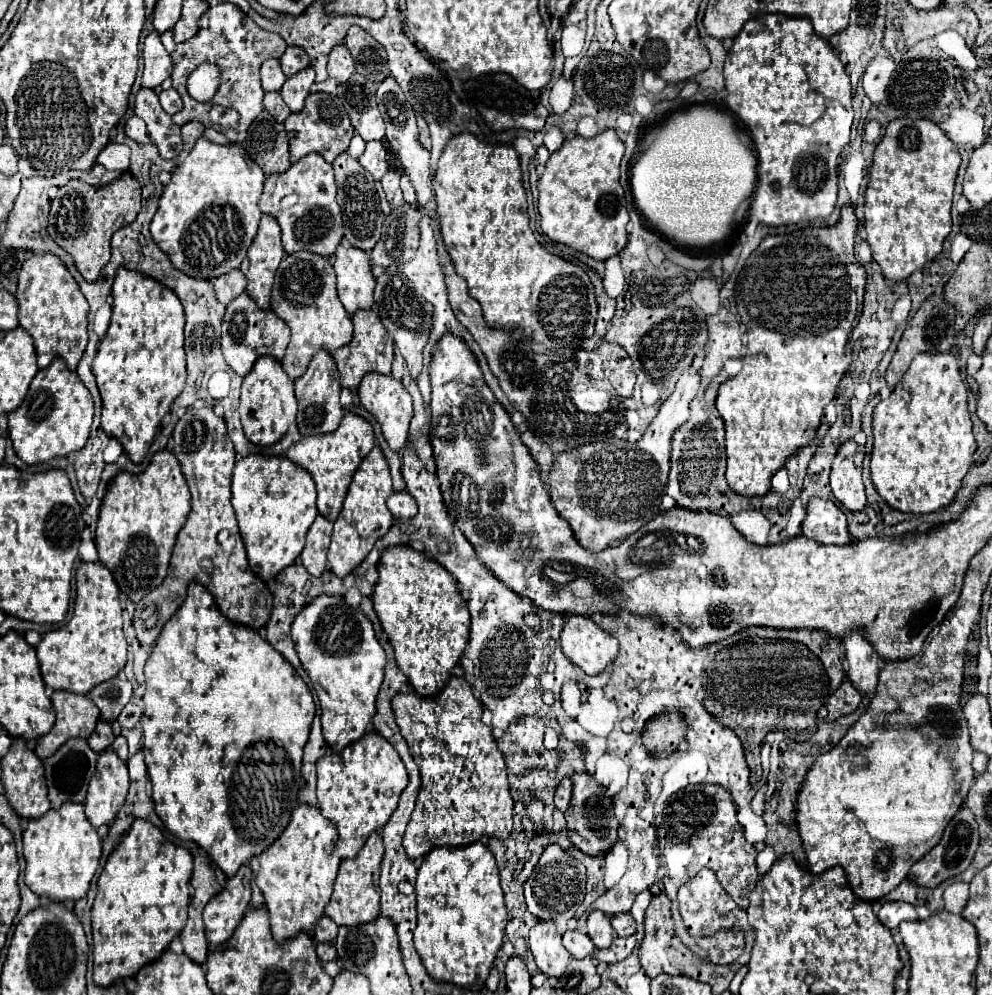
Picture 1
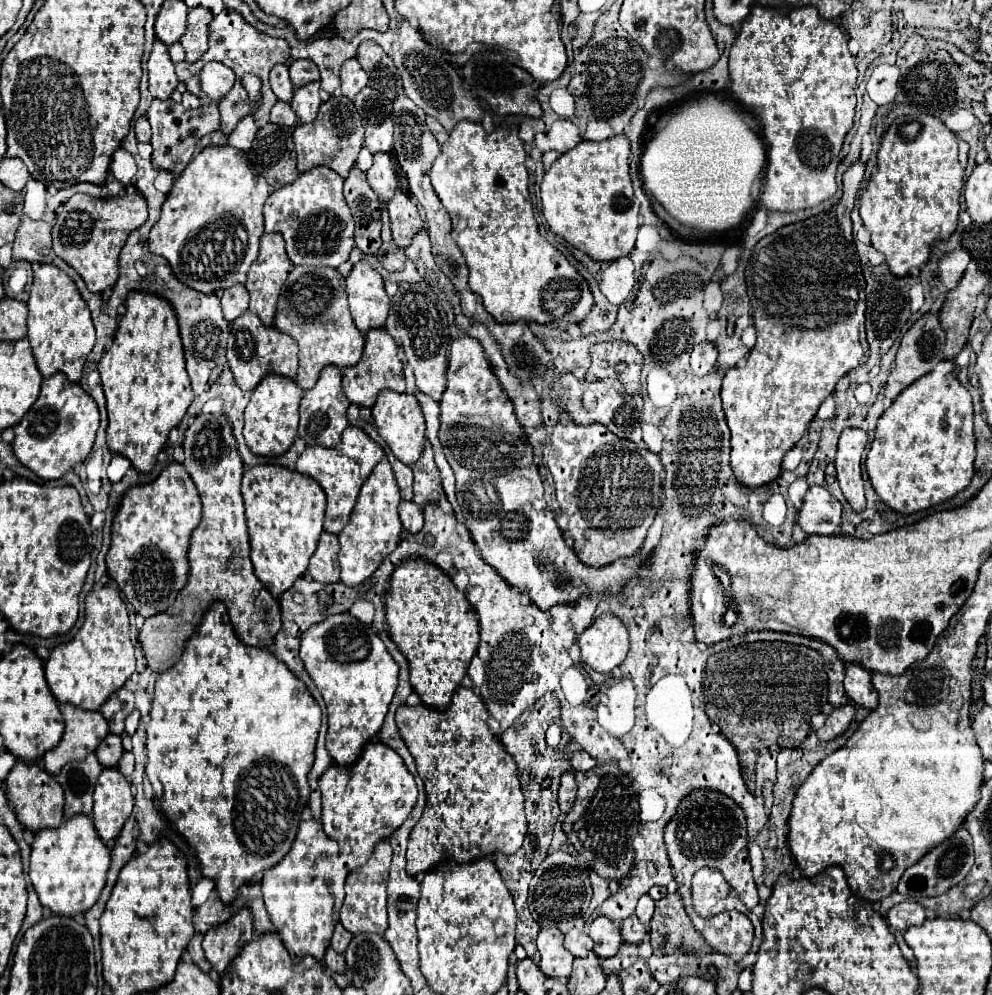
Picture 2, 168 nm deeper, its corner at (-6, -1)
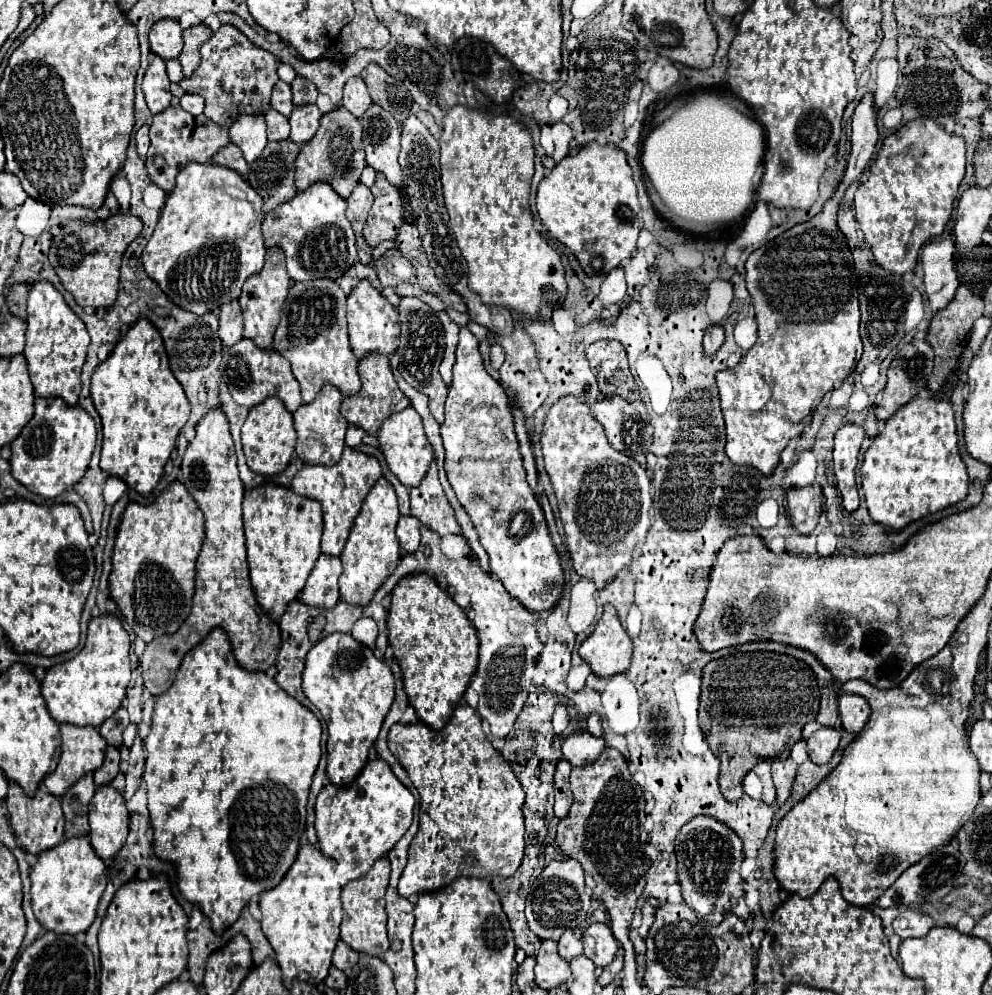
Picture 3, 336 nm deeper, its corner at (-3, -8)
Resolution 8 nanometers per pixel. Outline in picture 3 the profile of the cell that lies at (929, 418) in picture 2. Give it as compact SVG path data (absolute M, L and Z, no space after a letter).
M916 397L900 407L894 417L888 419L884 431L872 439L872 445L864 453L862 461L862 489L866 493L868 511L874 523L884 525L890 531L902 531L908 523L918 521L930 513L942 511L968 495L968 473L958 453L958 437L954 411L948 399L922 399Z

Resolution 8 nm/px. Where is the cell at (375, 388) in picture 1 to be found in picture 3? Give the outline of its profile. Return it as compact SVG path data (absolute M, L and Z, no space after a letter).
M408 407L400 413L392 413L384 425L380 427L380 433L378 433L378 441L380 441L380 449L386 457L386 463L390 467L390 471L406 485L406 487L416 487L420 485L422 477L428 473L430 469L430 463L434 461L434 451L432 451L432 445L428 443L426 435L424 435L424 427L422 427L422 421L420 421L420 415Z

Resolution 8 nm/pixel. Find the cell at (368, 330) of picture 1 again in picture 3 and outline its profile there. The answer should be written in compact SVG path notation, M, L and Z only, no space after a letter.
M370 353L366 355L360 363L358 363L358 373L360 373L360 381L362 381L362 389L354 395L342 401L342 415L350 425L362 427L366 433L370 435L378 435L380 425L384 423L386 417L390 417L396 411L404 411L410 401L408 397L404 397L404 393L398 389L396 379L390 371L390 363L386 355L380 353Z

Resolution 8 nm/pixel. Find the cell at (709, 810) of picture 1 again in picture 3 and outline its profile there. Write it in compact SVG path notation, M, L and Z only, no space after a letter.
M696 817L680 829L676 837L676 855L682 895L690 909L698 915L710 915L714 911L734 913L742 921L750 917L744 899L744 881L740 877L740 865L744 861L742 841L734 831L712 817Z

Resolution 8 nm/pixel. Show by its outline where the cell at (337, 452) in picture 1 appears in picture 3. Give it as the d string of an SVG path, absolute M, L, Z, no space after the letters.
M350 447L344 449L340 463L336 463L332 467L304 465L304 469L296 473L296 477L292 479L292 491L296 491L302 497L316 499L322 505L322 513L324 513L322 553L336 555L336 557L340 555L362 503L364 503L366 495L370 493L370 489L374 487L374 483L380 479L380 475L382 475L382 467L380 467L378 459L364 455L356 449L350 449Z

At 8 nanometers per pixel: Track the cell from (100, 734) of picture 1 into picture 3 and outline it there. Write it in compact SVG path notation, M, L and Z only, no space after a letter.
M108 747L104 765L94 773L94 781L96 781L96 785L108 785L108 783L118 775L118 771L120 771L118 765L120 765L118 749L116 749L116 747Z

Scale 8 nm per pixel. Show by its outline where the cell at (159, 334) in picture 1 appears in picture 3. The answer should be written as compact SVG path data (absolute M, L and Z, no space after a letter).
M140 319L116 343L110 357L104 363L100 363L92 375L90 397L102 419L102 433L104 433L100 469L106 475L122 479L136 493L140 493L144 497L150 495L164 473L164 465L170 459L172 449L176 447L176 437L178 437L180 429L186 425L186 421L190 417L188 399L184 397L184 389L180 389L180 383L176 381L176 377L172 375L172 371L168 367L168 357L164 353L164 341L162 341L160 333L156 333L156 329L152 329L152 323Z

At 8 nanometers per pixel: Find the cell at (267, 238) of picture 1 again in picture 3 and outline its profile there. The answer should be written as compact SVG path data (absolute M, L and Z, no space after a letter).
M270 247L266 249L264 269L244 283L244 289L240 295L240 307L244 313L244 339L254 341L260 349L272 347L272 337L278 327L280 309L284 305L284 299L288 297L288 289L290 289L290 277L286 273L284 253L278 247Z

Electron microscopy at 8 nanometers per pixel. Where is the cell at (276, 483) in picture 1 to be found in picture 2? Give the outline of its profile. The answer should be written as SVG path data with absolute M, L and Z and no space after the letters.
M279 464L247 468L241 480L241 494L245 502L255 576L275 598L279 598L299 576L305 574L309 558L315 552L323 532L325 494L313 478Z

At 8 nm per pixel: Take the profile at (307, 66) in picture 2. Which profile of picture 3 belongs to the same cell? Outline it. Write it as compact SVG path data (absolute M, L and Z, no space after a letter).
M296 77L292 81L292 93L294 93L294 105L308 105L308 103L316 103L318 97L318 89L314 83L306 81L304 77Z

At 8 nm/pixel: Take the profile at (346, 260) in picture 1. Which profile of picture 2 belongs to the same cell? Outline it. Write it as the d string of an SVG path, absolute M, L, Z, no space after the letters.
M357 262L347 276L347 296L355 326L359 332L385 326L389 312L389 296L383 288L381 274L367 262Z

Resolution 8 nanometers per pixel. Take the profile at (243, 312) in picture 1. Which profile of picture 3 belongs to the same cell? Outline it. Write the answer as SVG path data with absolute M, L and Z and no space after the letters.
M242 339L234 347L224 351L220 373L230 389L232 399L248 409L256 407L266 397L278 397L290 413L294 413L302 405L300 385L290 371L290 363L274 349L260 349L250 339Z

